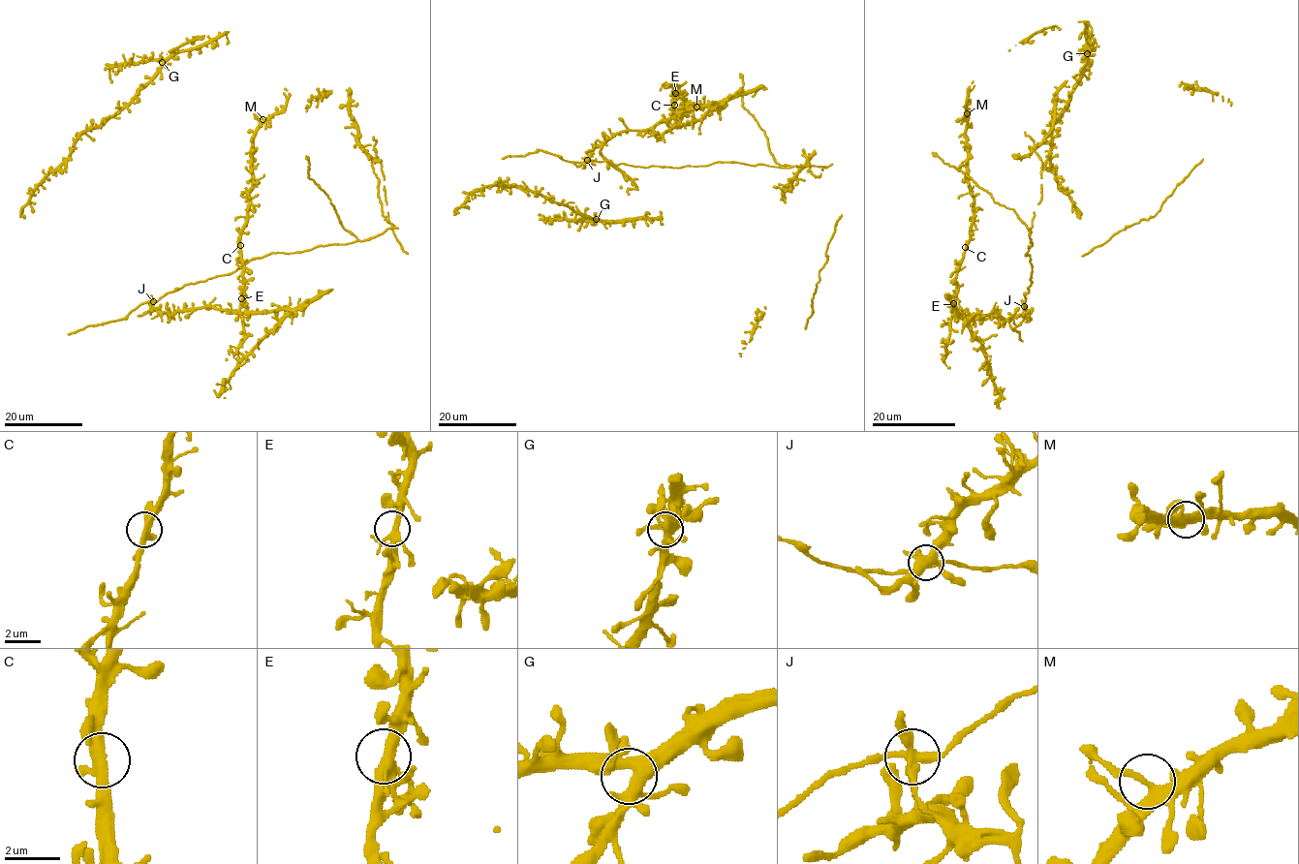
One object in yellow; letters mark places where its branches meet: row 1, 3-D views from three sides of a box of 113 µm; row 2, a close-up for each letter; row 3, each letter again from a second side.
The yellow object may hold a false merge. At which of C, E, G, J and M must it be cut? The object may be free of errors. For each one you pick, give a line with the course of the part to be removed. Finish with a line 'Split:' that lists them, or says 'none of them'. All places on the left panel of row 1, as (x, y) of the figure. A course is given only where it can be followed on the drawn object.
Split: J

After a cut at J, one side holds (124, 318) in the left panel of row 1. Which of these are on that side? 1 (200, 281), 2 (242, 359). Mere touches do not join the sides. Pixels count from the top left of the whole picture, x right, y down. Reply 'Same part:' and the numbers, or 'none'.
Same part: 1

